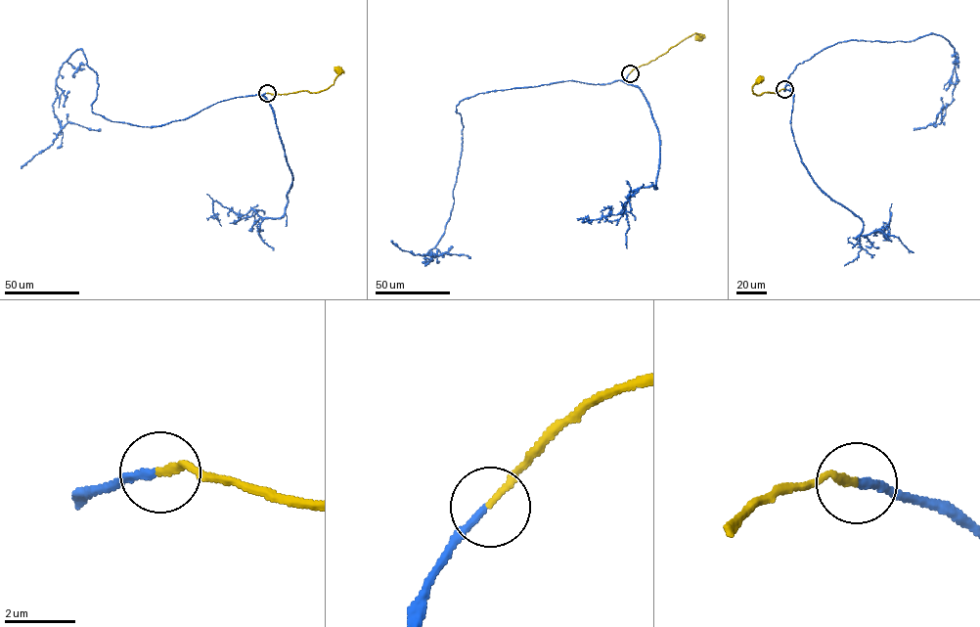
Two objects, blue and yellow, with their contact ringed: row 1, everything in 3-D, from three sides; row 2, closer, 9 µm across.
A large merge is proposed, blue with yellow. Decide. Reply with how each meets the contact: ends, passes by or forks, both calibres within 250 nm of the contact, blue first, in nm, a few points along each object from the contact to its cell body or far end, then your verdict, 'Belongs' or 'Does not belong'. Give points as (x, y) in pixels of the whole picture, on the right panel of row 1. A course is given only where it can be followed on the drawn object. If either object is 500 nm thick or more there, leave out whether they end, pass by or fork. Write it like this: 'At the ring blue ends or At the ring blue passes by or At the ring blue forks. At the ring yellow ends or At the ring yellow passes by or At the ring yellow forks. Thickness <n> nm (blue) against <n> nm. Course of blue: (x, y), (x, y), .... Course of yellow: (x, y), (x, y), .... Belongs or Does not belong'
At the ring blue ends. At the ring yellow ends. Thickness 190 nm (blue) against 180 nm. Course of blue: (784, 89), (798, 65), (838, 42), (941, 35), (955, 55), (953, 101), (913, 129). Course of yellow: (784, 89), (775, 93), (753, 94), (752, 85), (763, 76). Belongs

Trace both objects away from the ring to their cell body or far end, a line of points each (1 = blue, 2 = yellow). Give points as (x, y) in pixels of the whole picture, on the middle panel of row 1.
1: (629, 73), (625, 81), (571, 80), (462, 100), (445, 232), (426, 264), (427, 254), (391, 241)
2: (630, 73), (695, 32), (699, 35), (696, 39)

